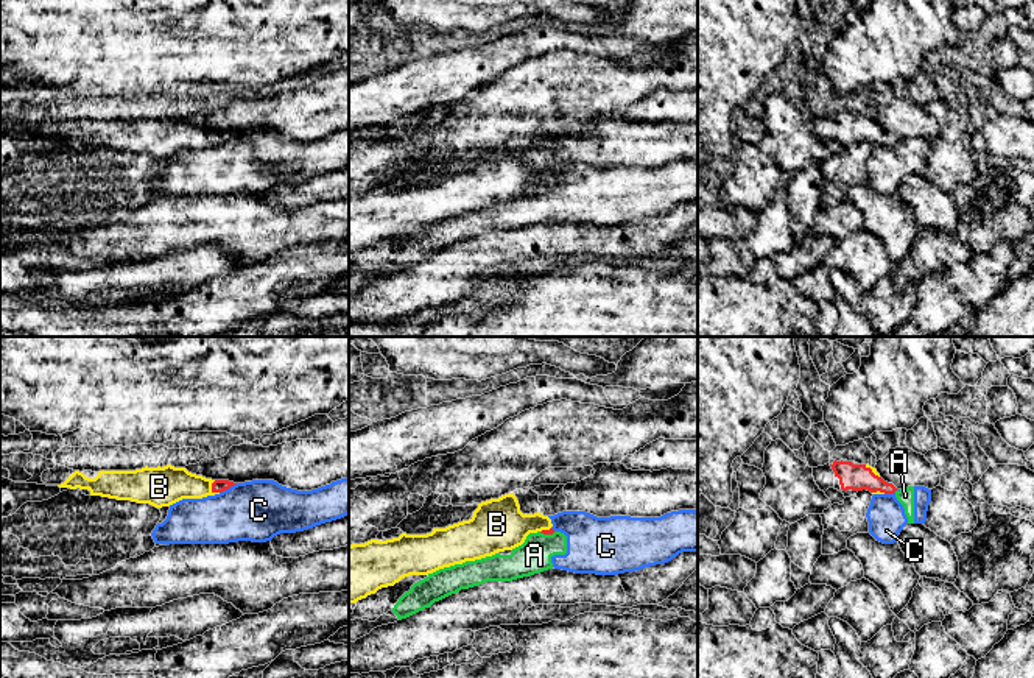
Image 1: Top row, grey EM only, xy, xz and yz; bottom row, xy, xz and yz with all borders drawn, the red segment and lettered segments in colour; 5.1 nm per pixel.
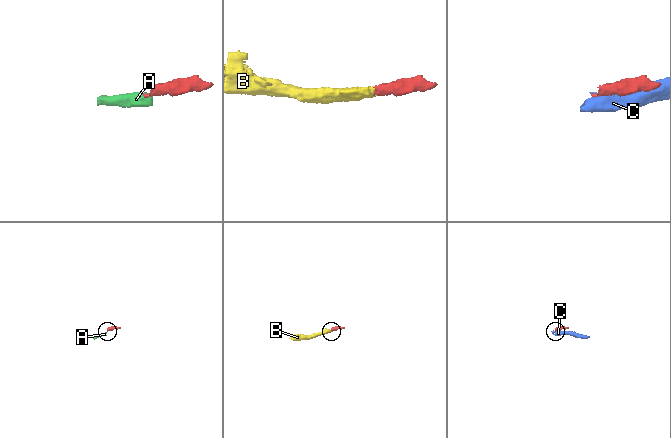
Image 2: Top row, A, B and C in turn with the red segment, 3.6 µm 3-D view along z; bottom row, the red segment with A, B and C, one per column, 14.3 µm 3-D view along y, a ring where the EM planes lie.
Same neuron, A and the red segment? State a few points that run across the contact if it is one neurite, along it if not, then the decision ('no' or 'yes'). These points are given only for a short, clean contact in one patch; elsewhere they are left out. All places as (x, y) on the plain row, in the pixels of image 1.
line xz (539, 183), (555, 183); no

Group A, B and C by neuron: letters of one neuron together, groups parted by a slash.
A C / B

